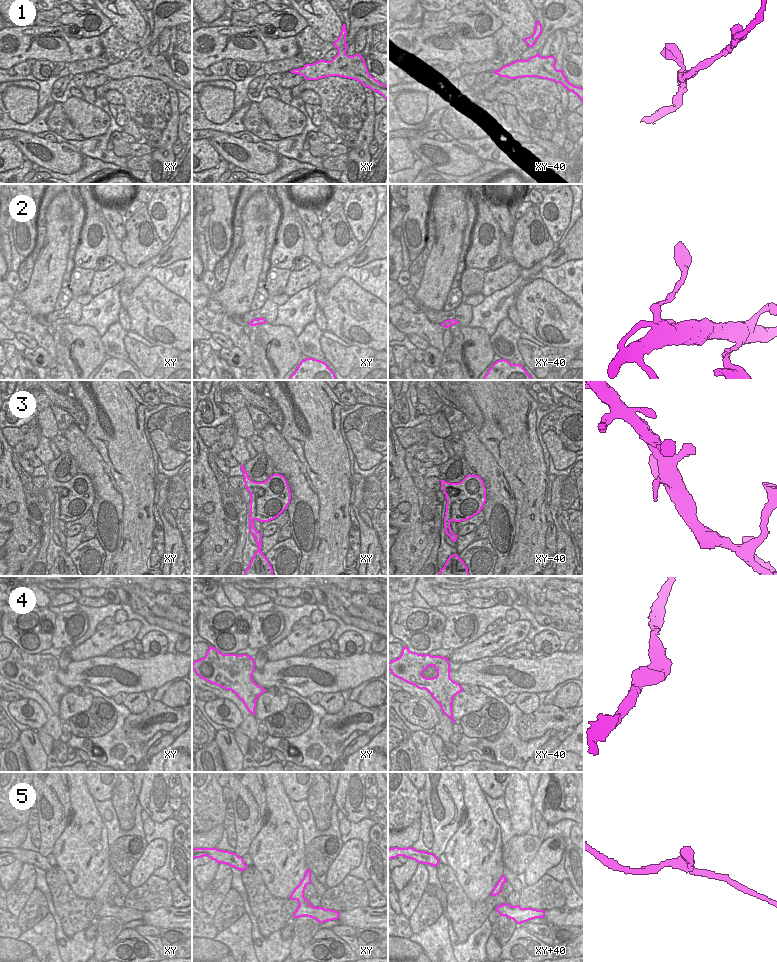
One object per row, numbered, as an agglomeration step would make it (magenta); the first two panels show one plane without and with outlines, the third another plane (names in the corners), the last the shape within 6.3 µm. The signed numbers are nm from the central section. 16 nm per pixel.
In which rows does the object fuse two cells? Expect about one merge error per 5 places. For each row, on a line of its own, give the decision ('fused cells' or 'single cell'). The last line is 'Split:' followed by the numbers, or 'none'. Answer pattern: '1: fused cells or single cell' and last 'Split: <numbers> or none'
1: single cell
2: single cell
3: single cell
4: single cell
5: single cell
Split: none

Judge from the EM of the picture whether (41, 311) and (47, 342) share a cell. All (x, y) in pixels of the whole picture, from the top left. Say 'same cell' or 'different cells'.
different cells

